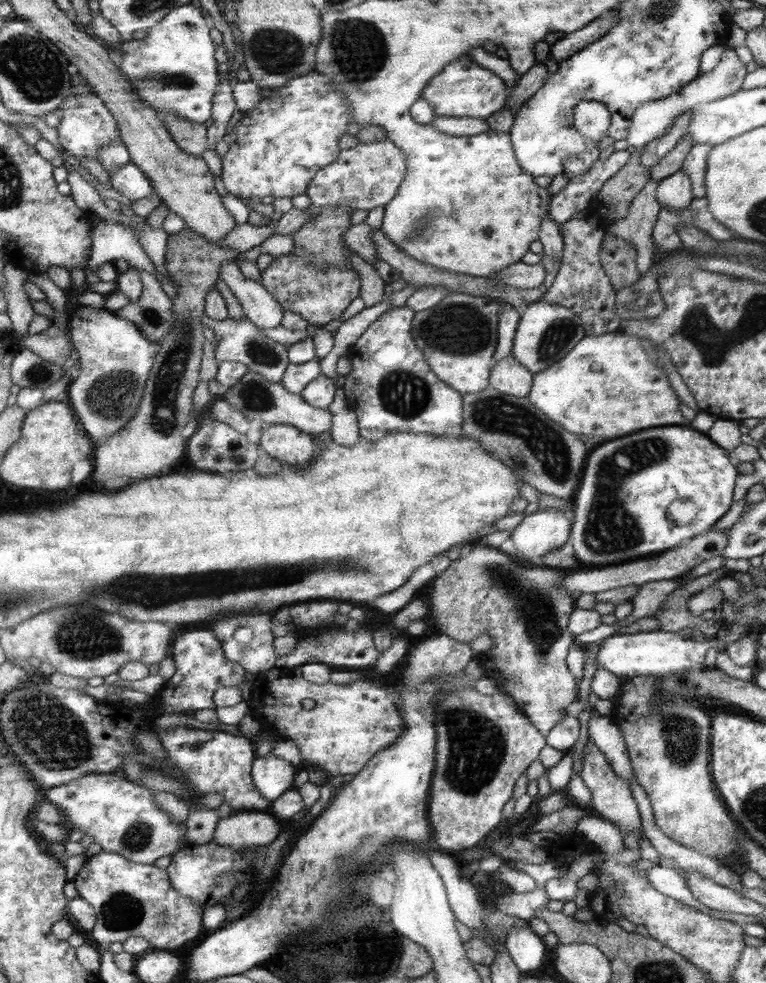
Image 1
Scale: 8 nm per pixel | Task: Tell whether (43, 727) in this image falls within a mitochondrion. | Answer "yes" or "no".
yes

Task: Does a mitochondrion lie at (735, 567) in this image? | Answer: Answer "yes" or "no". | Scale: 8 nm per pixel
no

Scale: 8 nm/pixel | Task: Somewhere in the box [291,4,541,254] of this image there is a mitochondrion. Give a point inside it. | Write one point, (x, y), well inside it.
(358, 49)

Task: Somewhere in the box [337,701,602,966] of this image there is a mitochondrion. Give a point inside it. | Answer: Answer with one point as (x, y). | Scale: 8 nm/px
(477, 745)

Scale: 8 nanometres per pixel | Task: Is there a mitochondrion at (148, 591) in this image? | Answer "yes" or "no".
yes

